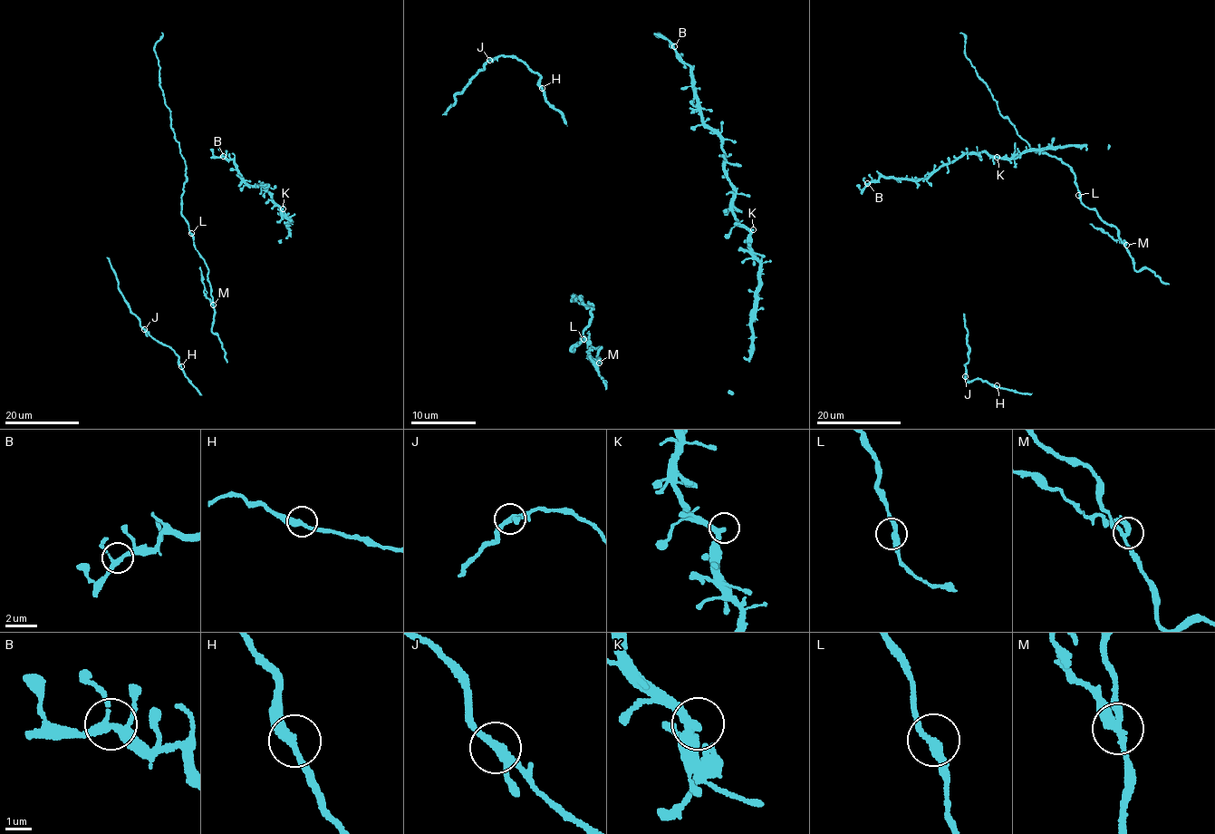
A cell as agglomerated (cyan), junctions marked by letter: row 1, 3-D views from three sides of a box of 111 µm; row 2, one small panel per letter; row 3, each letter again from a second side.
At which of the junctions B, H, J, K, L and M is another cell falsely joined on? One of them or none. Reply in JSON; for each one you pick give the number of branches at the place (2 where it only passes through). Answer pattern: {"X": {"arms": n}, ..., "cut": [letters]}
{"M": {"arms": 3}, "cut": ["M"]}

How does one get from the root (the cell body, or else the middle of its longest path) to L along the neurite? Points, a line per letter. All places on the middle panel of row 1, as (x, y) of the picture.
L: (598, 358), (600, 363), (597, 356), (601, 347), (591, 344), (584, 337), (583, 339)

